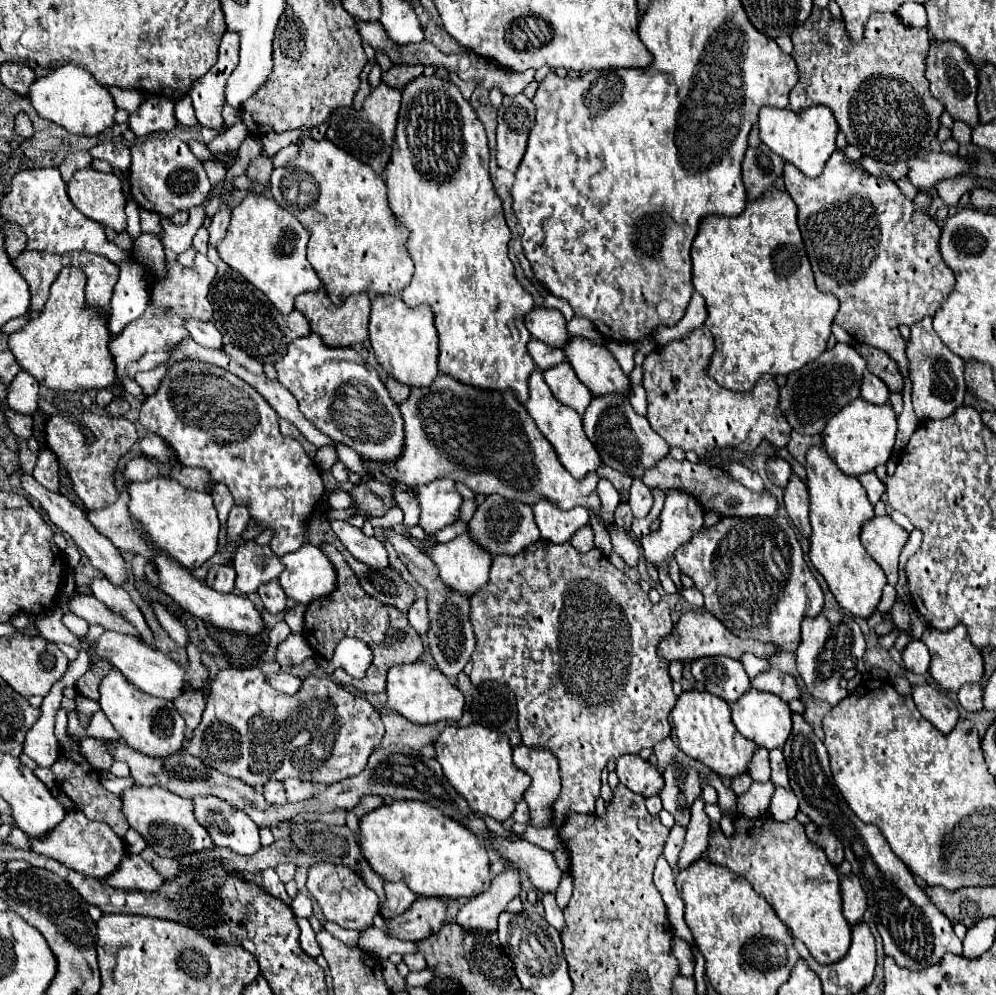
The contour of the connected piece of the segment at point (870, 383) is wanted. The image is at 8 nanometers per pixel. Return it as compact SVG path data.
M867 372L863 376L863 384L861 384L861 398L865 398L871 404L887 404L889 402L889 390L883 384L883 380L879 380L875 374Z

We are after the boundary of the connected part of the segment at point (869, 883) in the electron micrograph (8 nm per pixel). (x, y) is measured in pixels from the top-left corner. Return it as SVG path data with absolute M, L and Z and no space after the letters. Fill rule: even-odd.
M793 714L793 730L783 748L789 784L799 800L799 810L819 826L831 828L845 848L845 858L853 866L853 874L861 880L867 894L869 912L883 938L885 956L891 956L901 968L921 970L939 964L945 954L961 954L963 944L953 932L953 924L945 914L941 914L931 900L927 900L925 890L915 882L907 866L891 852L889 844L881 836L879 828L873 824L863 824L847 806L841 792L833 784L829 770L829 756L823 742L813 734L813 728L803 720L803 716Z

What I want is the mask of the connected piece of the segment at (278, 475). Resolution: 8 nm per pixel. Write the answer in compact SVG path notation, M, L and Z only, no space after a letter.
M183 360L171 366L159 390L143 402L139 414L139 424L147 432L161 436L175 450L177 460L183 466L199 466L207 470L213 484L223 482L231 490L235 504L249 508L251 520L257 526L261 526L263 530L273 530L269 548L277 558L281 558L309 542L307 518L311 518L315 506L321 502L325 486L315 462L307 456L307 452L295 438L285 438L279 432L277 420L277 412L255 388L251 388L231 372L197 360Z

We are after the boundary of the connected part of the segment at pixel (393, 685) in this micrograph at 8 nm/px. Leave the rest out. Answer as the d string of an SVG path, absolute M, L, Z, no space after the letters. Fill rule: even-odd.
M425 662L393 666L387 678L387 696L387 706L403 718L411 720L411 724L437 724L441 720L459 720L463 714L463 694L447 680L447 676Z

